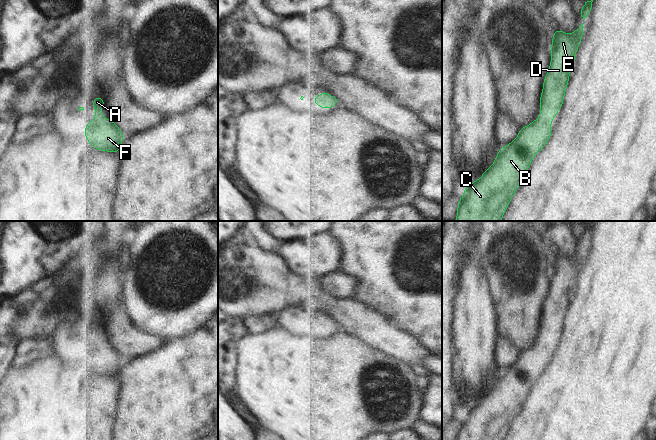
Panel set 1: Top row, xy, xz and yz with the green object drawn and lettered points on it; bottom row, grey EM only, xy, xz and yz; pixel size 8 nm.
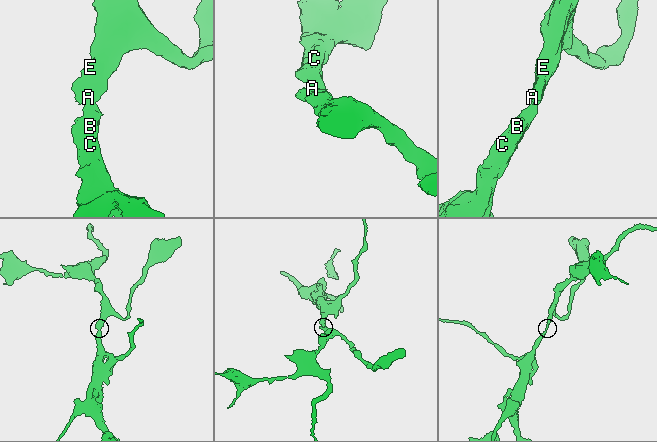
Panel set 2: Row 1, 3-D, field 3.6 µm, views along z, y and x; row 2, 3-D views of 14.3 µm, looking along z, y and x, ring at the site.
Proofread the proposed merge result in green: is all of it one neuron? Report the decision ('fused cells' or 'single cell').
single cell

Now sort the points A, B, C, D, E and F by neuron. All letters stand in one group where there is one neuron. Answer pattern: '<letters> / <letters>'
A B C D E F

